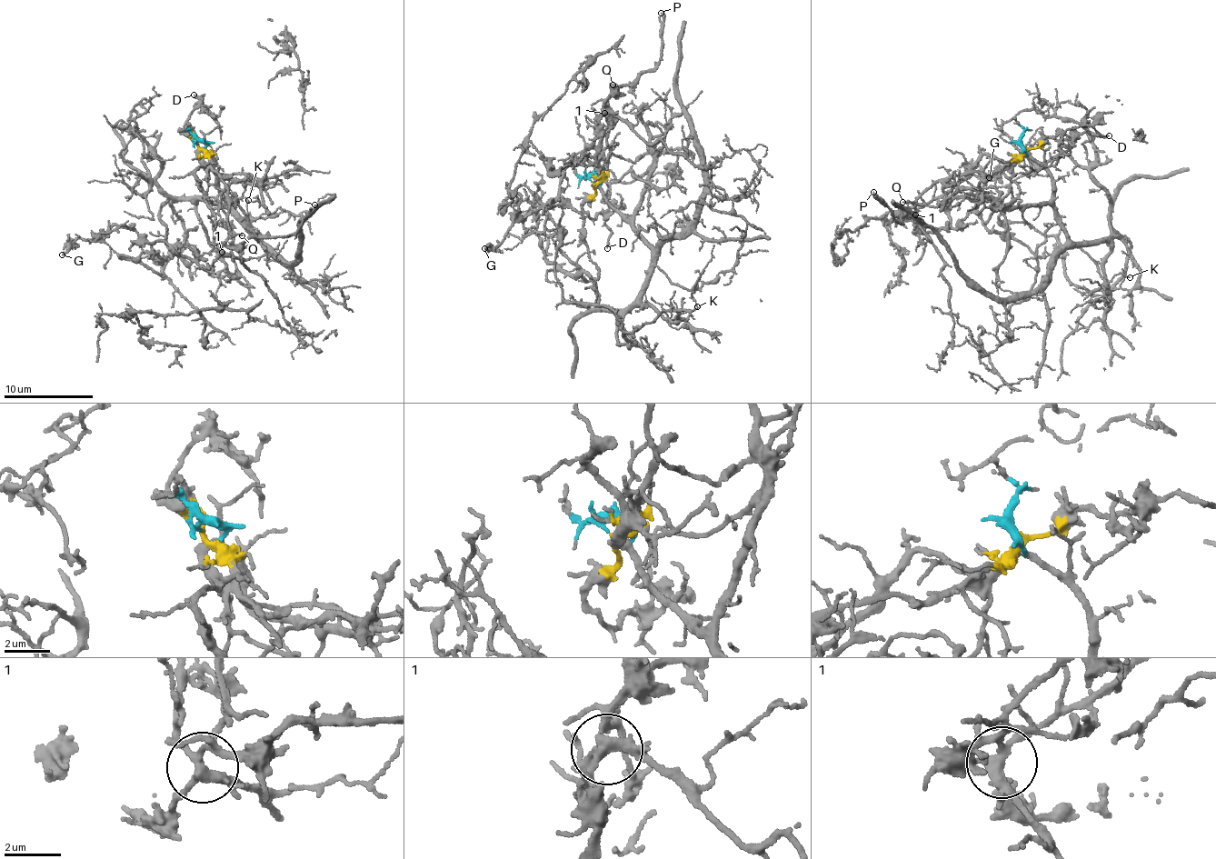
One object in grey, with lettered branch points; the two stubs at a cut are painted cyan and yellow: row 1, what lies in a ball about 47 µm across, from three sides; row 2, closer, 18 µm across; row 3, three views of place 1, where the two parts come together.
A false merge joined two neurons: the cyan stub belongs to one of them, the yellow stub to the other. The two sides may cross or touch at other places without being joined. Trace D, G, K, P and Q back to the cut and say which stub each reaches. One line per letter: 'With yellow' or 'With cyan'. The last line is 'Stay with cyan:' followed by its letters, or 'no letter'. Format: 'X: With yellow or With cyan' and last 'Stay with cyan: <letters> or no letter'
D: With yellow
G: With yellow
K: With cyan
P: With yellow
Q: With yellow
Stay with cyan: K

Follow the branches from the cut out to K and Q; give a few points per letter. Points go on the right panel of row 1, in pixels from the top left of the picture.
K: (1021, 146), (1051, 176), (1055, 213), (1069, 238), (1096, 266), (1105, 282), (1121, 273), (1131, 277)
Q: (1024, 147), (1015, 159), (992, 173), (954, 175), (939, 181), (917, 197), (902, 202)

